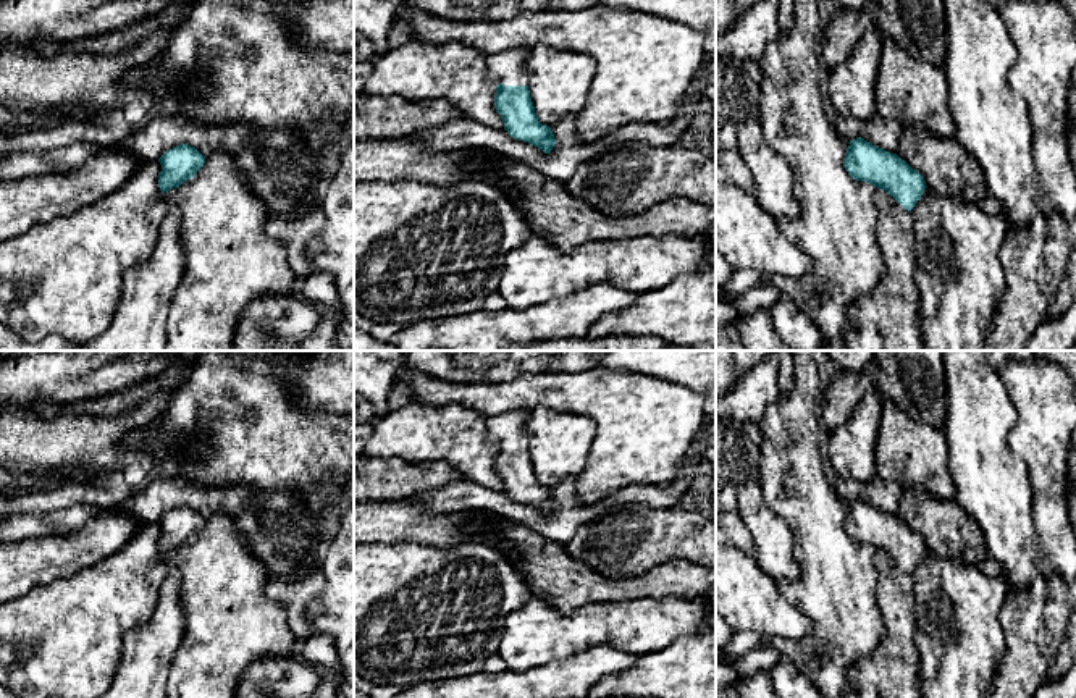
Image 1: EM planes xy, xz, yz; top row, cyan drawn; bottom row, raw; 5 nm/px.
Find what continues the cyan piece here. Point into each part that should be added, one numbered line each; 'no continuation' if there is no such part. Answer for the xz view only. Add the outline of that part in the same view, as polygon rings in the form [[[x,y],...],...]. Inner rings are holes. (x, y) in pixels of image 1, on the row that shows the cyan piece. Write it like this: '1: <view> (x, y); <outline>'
1: xz (508, 68); [[[507,50],[486,55],[486,79],[498,86],[528,86],[525,61],[530,50]]]

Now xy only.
no continuation

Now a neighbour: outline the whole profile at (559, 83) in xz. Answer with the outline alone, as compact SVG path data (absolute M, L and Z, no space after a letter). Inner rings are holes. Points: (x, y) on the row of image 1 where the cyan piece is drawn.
M538 45L530 52L525 68L530 97L541 124L554 126L583 110L596 74L596 61L591 57Z

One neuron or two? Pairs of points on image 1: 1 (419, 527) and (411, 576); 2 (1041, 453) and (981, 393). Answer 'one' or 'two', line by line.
1: two
2: two

